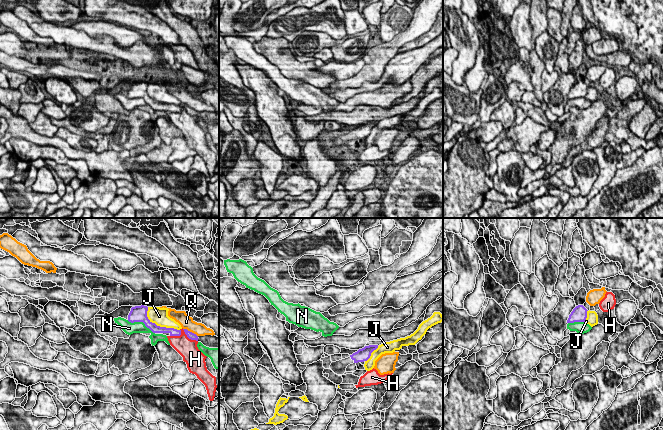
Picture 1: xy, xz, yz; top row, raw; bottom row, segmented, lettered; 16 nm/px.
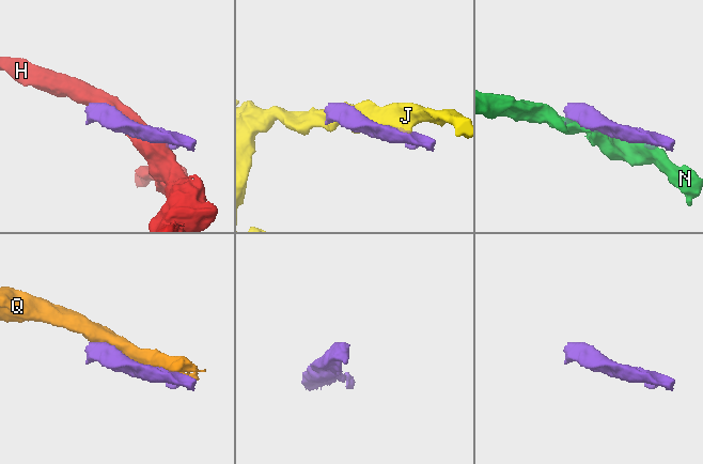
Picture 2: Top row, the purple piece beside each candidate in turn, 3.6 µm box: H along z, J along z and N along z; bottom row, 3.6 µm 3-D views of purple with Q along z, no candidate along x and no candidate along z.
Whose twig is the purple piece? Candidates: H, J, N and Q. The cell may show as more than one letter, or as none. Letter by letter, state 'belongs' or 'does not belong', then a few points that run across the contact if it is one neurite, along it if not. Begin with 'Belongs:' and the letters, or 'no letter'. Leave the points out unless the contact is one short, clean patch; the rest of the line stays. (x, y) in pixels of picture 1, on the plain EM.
Belongs: no letter
H: does not belong
J: does not belong
N: does not belong
Q: does not belong

